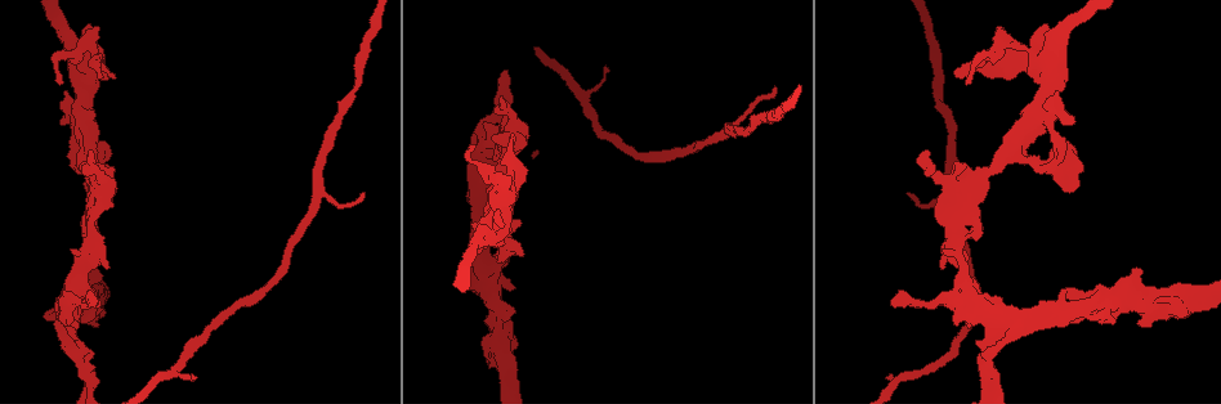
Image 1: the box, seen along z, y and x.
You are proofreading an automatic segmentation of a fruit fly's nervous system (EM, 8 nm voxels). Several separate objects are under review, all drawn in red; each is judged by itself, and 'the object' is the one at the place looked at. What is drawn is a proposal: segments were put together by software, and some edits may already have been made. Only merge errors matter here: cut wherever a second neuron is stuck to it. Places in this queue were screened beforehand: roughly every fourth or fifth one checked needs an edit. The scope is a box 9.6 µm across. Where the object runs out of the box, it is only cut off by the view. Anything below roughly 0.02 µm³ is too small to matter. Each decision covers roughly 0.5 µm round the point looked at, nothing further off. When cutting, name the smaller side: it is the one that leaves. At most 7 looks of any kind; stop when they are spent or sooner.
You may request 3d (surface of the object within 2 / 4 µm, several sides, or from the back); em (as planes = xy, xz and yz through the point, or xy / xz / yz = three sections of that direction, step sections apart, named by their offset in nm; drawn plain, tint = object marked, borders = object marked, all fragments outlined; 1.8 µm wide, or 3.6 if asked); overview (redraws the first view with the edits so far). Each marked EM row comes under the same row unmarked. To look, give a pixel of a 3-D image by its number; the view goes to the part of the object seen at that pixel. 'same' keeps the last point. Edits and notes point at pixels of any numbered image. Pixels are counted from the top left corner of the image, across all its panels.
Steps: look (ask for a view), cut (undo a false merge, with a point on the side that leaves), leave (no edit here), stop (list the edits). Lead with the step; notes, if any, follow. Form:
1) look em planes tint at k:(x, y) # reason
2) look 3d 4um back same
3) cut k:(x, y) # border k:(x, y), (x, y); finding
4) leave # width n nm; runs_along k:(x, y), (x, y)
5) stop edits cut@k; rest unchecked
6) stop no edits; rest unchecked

look em xy step 16 tint at 1:(974, 297) # arms part here

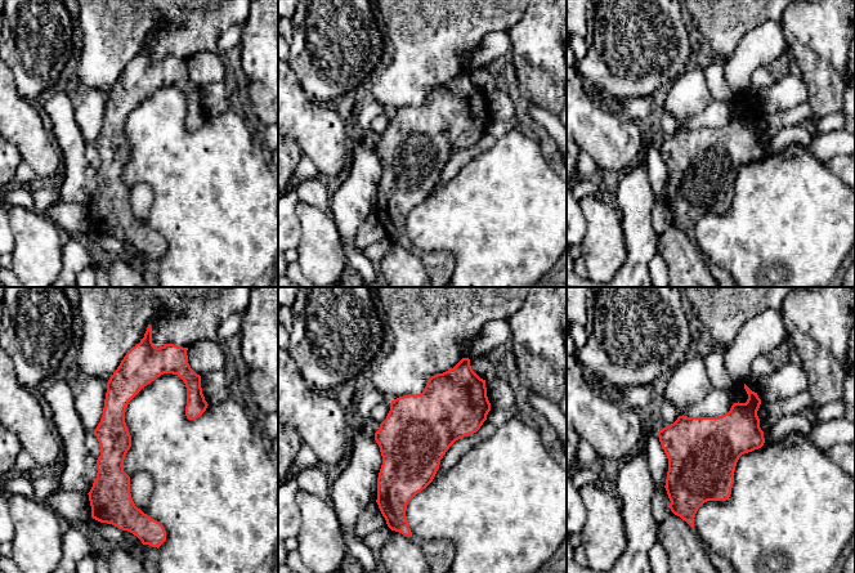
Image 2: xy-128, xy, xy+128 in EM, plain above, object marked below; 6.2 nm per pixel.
look em planes borders same

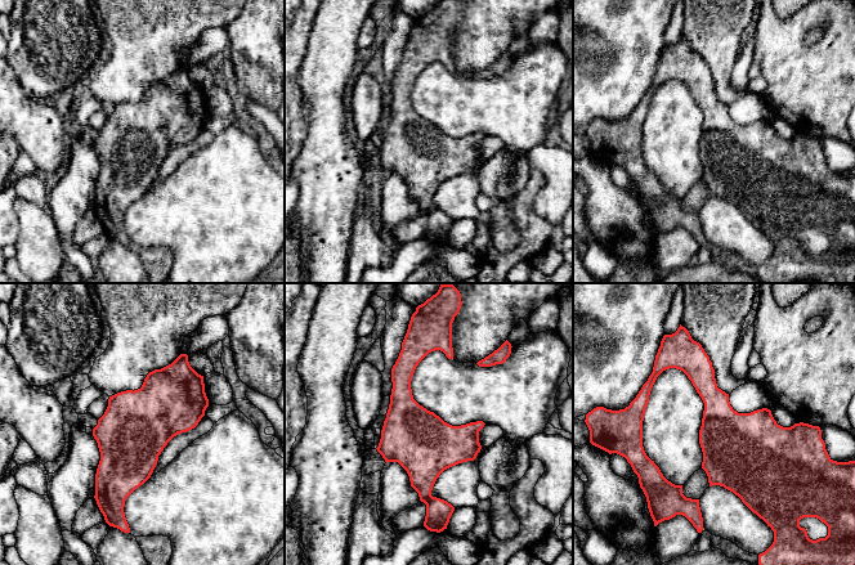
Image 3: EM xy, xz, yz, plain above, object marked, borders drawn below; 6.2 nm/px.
leave # one neuron here

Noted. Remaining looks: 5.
look 3d 2um at 1:(89, 182) # four or more arms meet

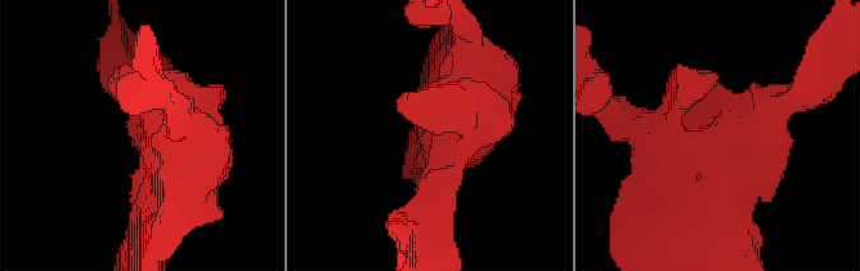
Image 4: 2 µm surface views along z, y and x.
look em planes tint at 4:(758, 133)

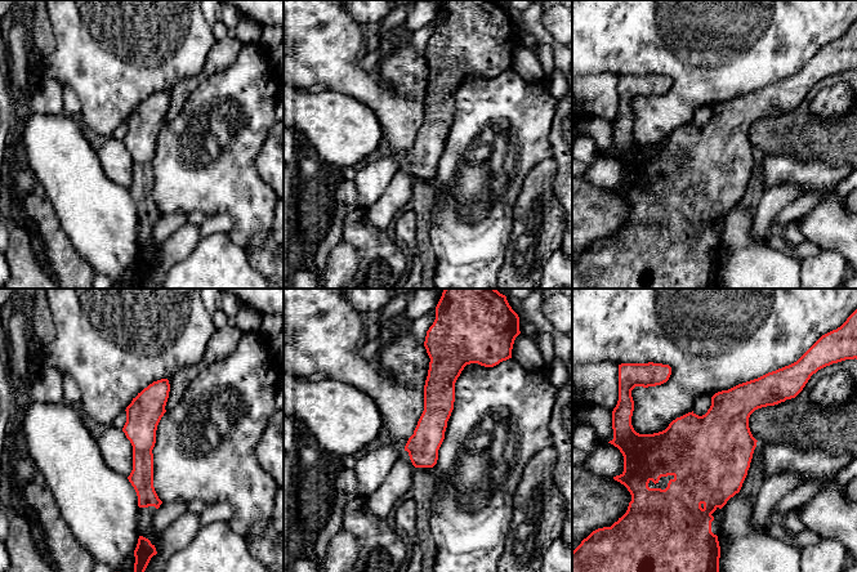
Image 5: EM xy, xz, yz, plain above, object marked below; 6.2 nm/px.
leave # runs_along 5:(164, 381), (143, 414), (156, 503); continuous, no second neuron

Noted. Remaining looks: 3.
look 3d 4um at 1:(1177, 291) # abrupt turn

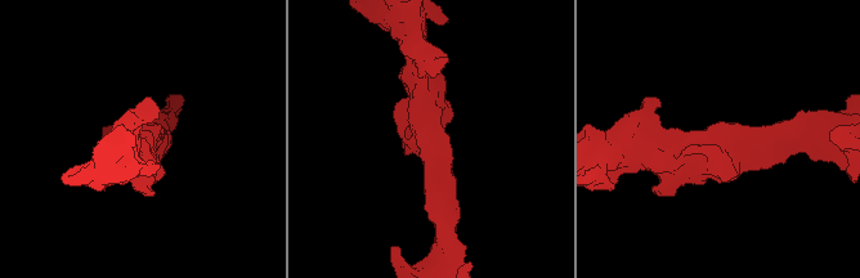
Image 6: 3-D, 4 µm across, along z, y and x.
look em planes tint at 6:(428, 137) # shape alone is not enough

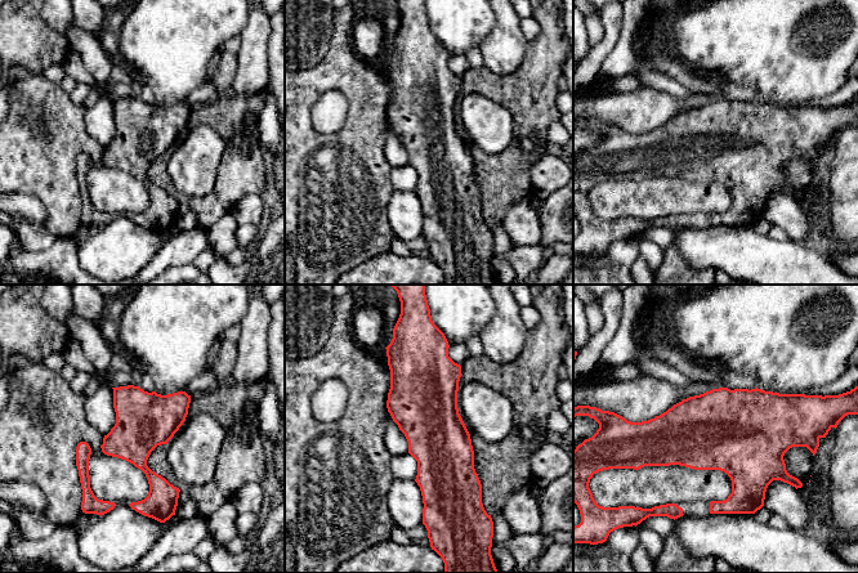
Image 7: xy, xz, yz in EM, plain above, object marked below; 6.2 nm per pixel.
leave # one neuron here

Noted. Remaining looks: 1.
stop no edits; rest unchecked

